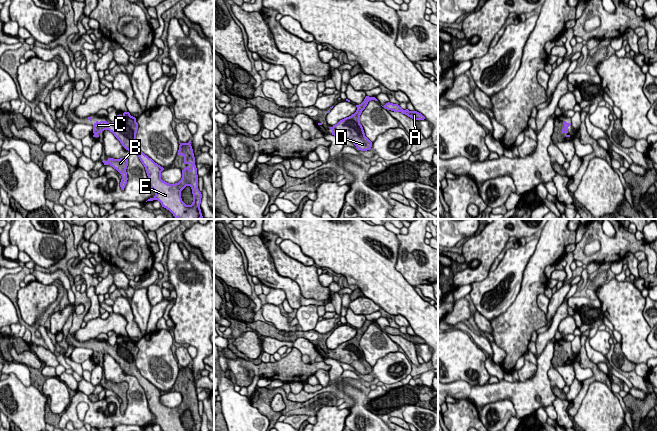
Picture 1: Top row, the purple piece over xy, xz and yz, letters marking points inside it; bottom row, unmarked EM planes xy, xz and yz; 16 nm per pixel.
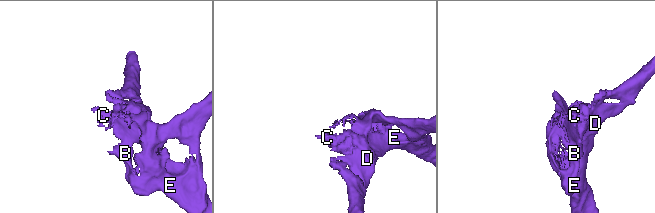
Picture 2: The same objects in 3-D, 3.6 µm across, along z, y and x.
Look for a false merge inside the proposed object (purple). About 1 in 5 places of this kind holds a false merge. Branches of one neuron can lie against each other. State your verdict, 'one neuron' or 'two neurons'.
one neuron

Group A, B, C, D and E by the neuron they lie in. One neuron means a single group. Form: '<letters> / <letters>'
A B C D E

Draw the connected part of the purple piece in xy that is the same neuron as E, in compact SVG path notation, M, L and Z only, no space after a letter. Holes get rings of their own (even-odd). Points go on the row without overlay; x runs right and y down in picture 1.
M129 336L117 339L116 344L112 347L96 345L93 349L93 361L99 361L98 358L104 354L112 356L126 374L138 379L145 391L150 411L155 416L155 420L147 425L158 424L162 431L200 431L202 418L198 413L197 392L191 365L180 367L177 378L184 381L184 388L192 390L187 390L182 394L182 402L178 407L169 408L161 403L161 396L164 392L145 379L136 367L138 347ZM186 410L190 410L192 413L193 426L191 429L186 429L181 422L181 415Z

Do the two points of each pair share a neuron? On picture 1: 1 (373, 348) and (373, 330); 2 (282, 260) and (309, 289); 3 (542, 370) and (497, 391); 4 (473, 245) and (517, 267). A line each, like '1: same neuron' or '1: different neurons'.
1: same neuron
2: same neuron
3: same neuron
4: different neurons

